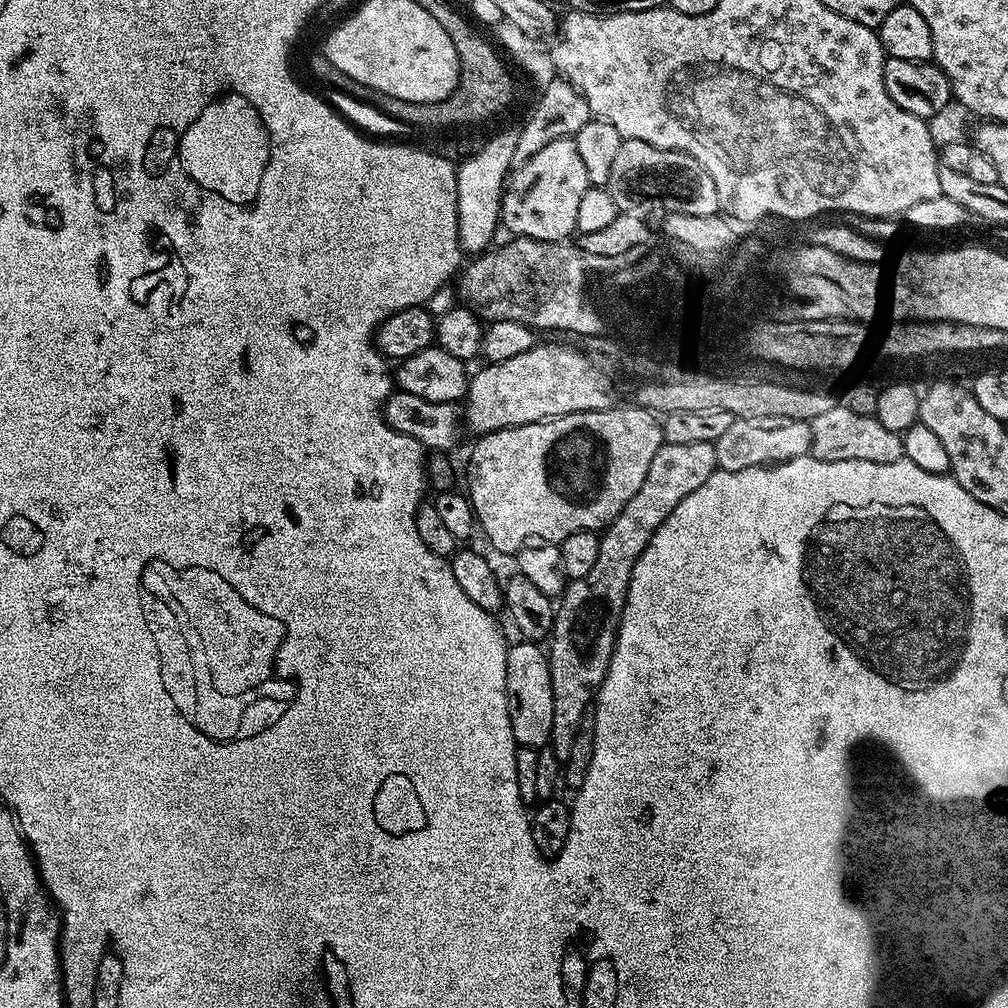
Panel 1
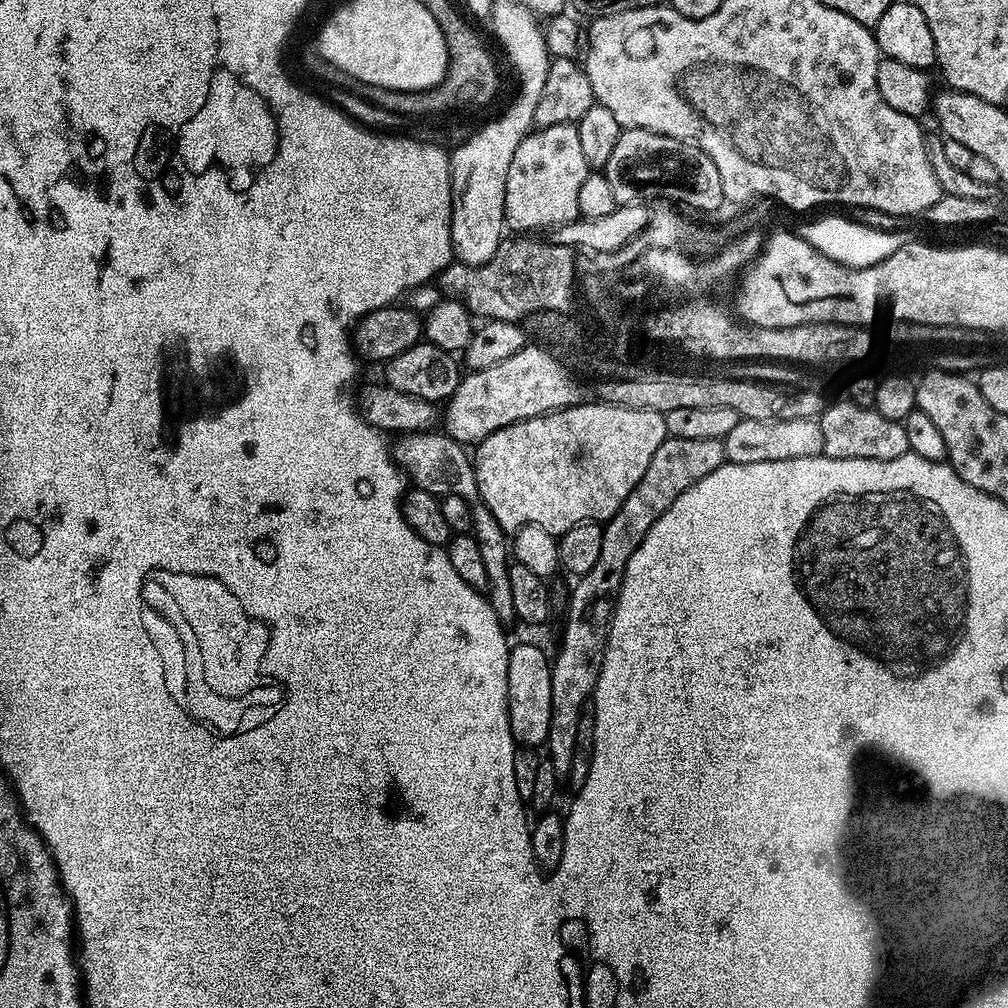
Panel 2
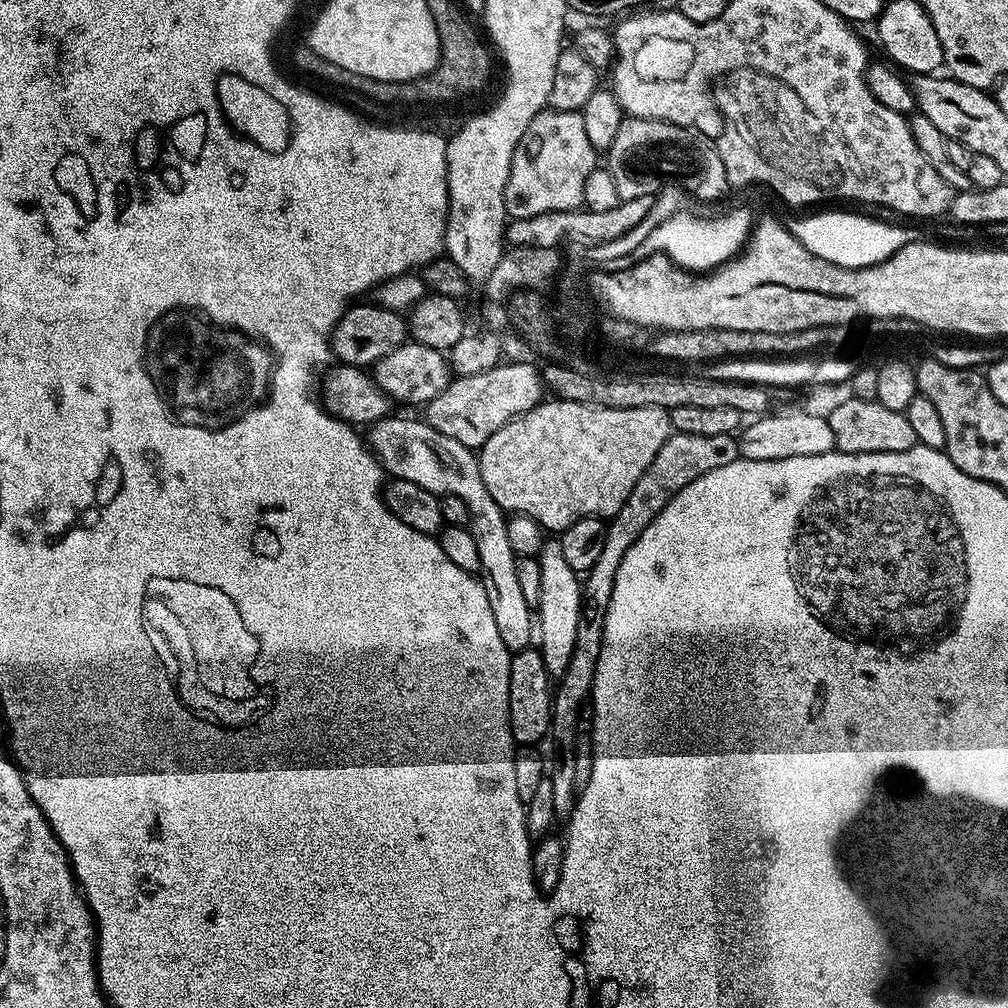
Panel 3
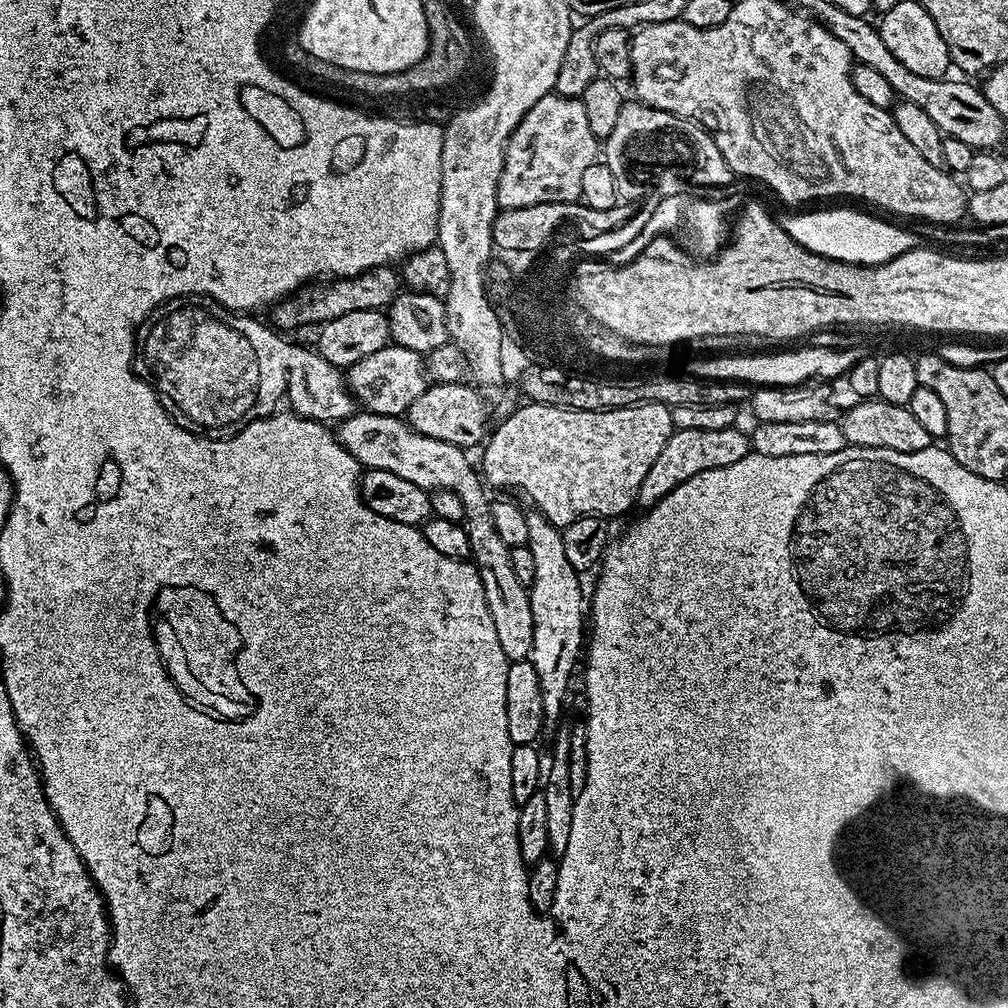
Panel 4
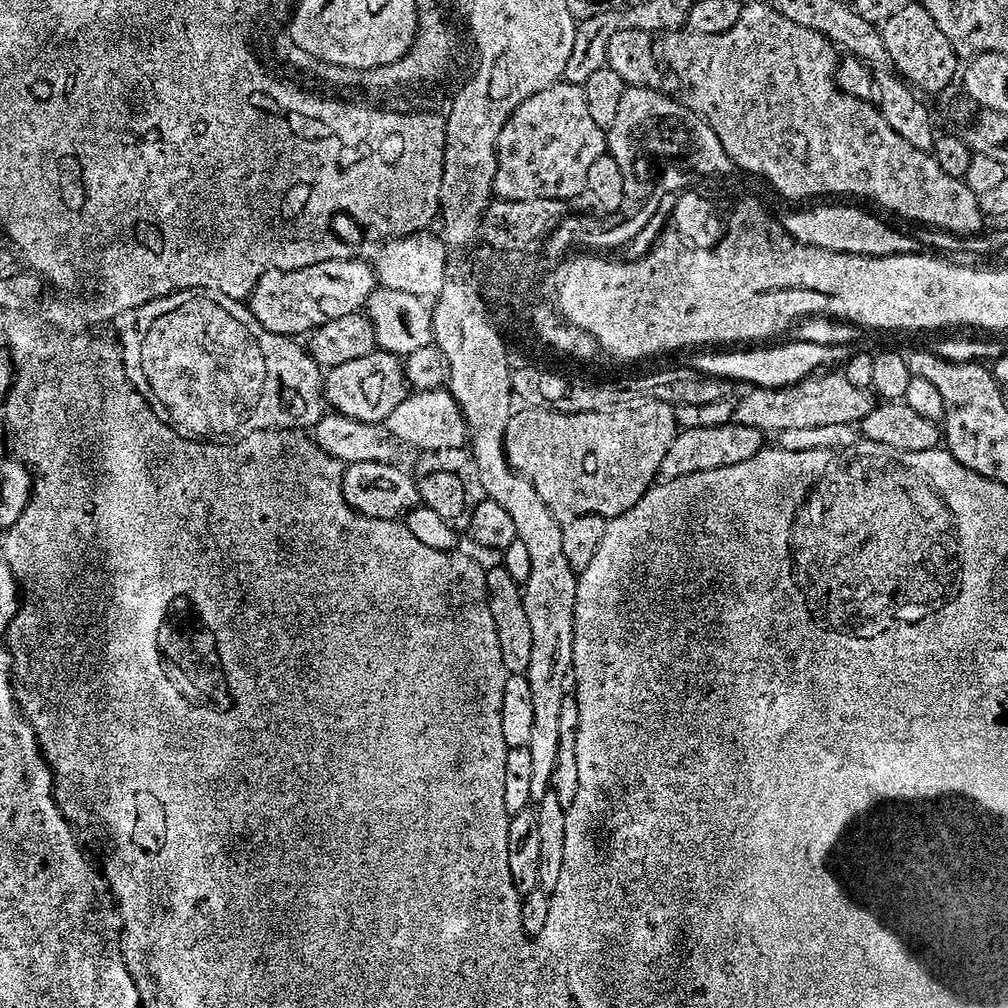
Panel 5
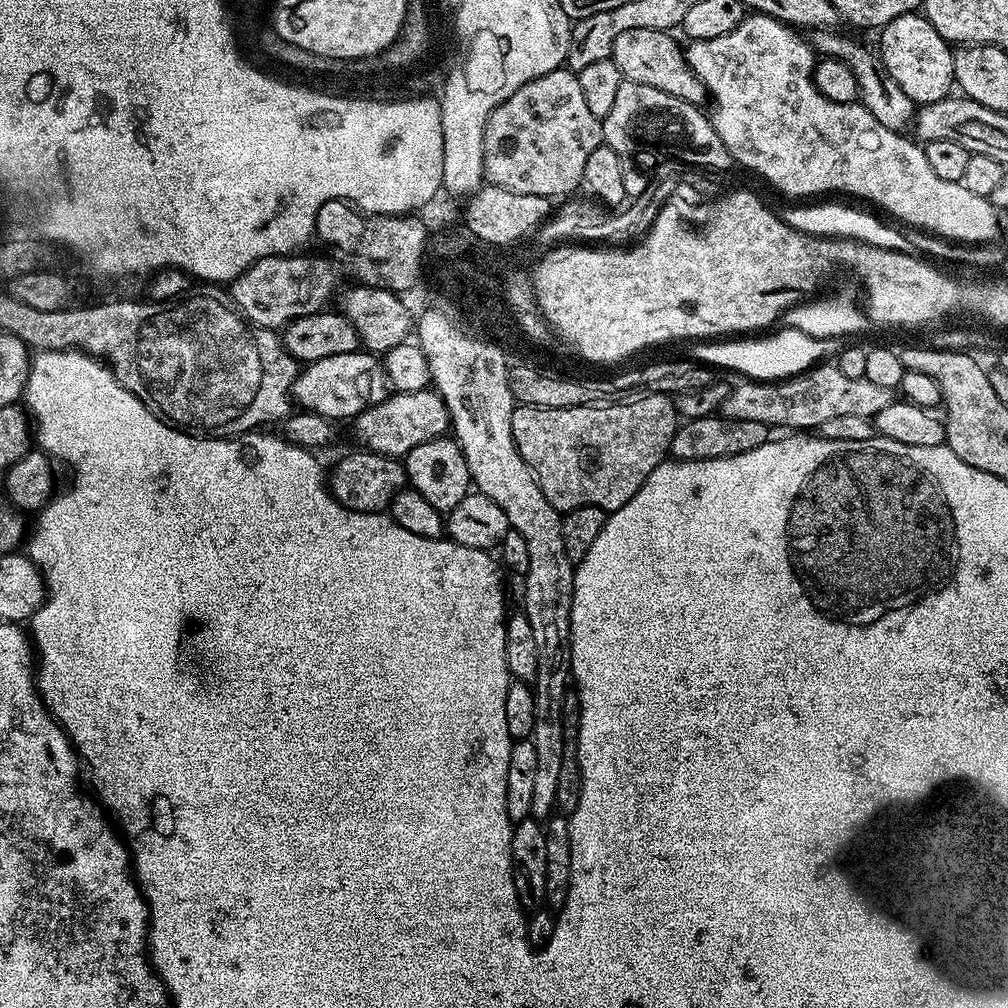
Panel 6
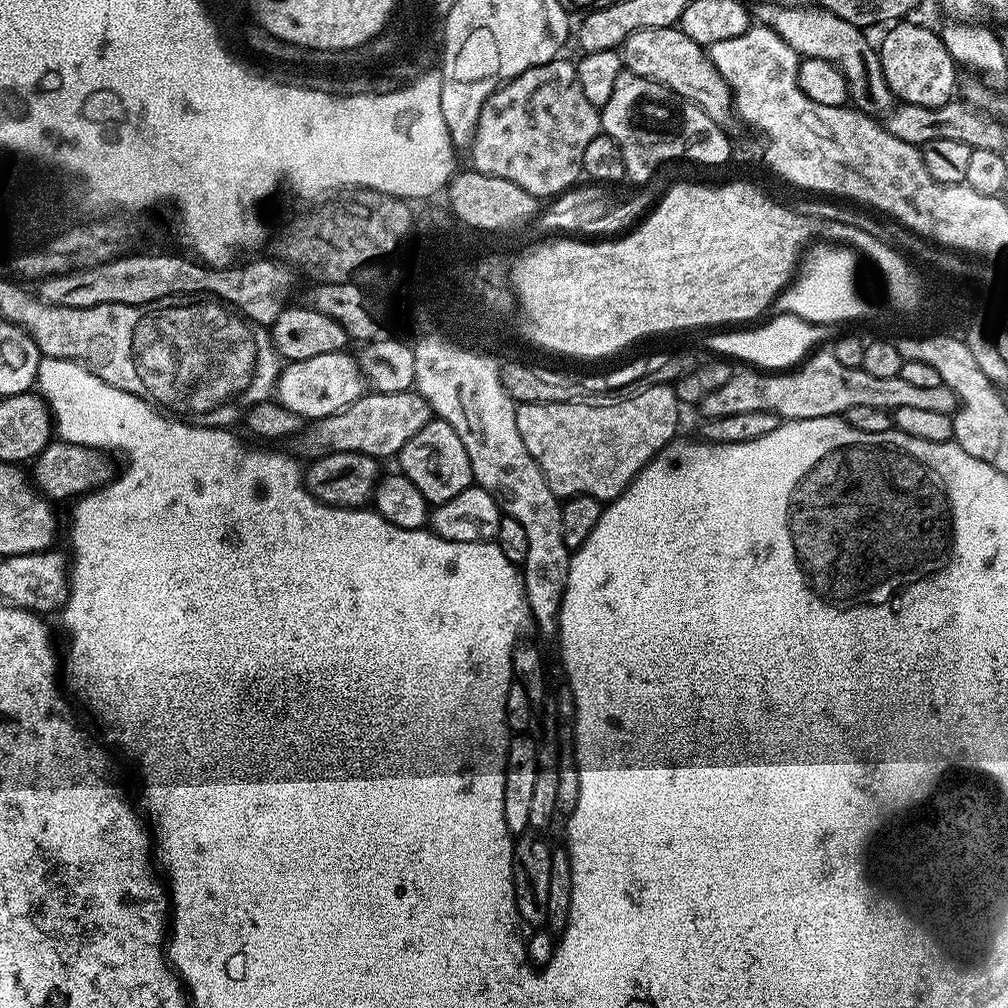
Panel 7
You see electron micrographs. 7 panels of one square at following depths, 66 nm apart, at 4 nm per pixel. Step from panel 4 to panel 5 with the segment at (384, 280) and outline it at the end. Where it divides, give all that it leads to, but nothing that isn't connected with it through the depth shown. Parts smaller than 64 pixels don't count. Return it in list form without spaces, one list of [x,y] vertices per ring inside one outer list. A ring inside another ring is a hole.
[[[339,256],[298,268],[266,269],[247,297],[246,307],[266,330],[283,336],[302,336],[334,318],[361,311],[377,286],[375,267],[369,261]]]

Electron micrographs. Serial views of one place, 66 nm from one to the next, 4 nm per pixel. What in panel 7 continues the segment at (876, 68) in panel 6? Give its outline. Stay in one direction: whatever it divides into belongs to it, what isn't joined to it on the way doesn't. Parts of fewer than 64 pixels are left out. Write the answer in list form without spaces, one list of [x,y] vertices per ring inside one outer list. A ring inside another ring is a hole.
[[[760,4],[754,8],[754,16],[763,27],[774,30],[774,34],[778,34],[778,38],[782,38],[782,42],[790,45],[803,59],[822,58],[822,62],[830,62],[842,70],[844,79],[848,81],[851,103],[859,111],[873,118],[883,117],[892,111],[894,97],[890,86],[886,86],[886,74],[882,74],[880,53],[877,45],[868,41],[869,33],[865,29],[819,6],[806,8],[792,4],[787,8],[784,4]]]

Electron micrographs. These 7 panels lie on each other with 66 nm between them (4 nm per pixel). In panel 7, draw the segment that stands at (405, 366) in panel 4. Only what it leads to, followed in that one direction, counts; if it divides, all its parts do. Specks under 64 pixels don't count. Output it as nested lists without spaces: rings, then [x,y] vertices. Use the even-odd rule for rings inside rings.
[[[347,351],[335,352],[334,354],[318,354],[315,358],[294,360],[285,363],[280,369],[280,376],[276,380],[275,399],[279,405],[287,411],[298,415],[305,422],[324,420],[327,416],[333,416],[350,407],[353,402],[359,400],[366,392],[364,373],[355,355],[348,356]]]

